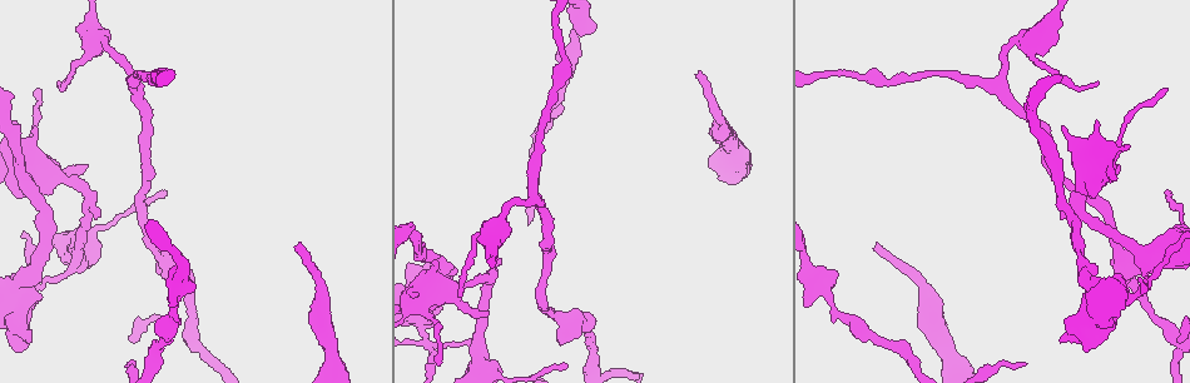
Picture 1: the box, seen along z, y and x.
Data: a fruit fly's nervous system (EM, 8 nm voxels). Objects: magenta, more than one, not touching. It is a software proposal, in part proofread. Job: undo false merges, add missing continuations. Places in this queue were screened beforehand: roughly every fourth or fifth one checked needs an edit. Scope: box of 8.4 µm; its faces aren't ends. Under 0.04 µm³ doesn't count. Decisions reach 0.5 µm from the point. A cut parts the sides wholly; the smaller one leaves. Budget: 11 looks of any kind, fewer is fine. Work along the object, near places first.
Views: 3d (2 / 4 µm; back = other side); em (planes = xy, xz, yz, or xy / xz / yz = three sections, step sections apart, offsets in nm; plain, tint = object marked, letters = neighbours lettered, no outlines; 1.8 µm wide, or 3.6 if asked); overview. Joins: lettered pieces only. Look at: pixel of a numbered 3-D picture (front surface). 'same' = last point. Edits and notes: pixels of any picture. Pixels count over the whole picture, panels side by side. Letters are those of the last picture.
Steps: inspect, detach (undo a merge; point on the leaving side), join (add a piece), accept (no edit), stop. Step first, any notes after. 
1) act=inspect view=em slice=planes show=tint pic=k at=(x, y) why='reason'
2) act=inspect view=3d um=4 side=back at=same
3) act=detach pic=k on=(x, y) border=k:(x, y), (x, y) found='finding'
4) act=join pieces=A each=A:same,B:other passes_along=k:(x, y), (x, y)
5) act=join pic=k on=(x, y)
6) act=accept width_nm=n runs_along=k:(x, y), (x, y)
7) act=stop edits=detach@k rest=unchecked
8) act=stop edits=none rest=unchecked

act=inspect view=3d um=4 pic=1 at=(1062, 338) why='free end'

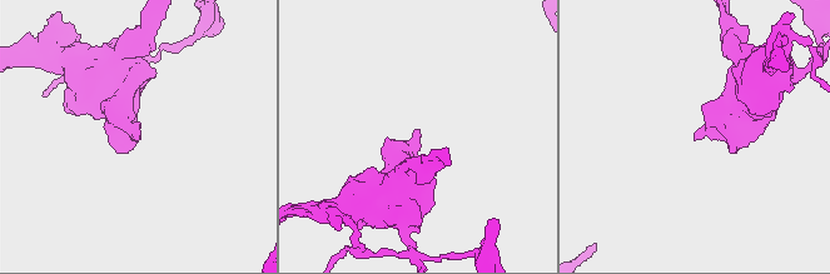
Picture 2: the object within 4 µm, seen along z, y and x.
act=inspect view=em slice=xz step=4 show=letters pic=2 at=(140, 134) why='now the EM'

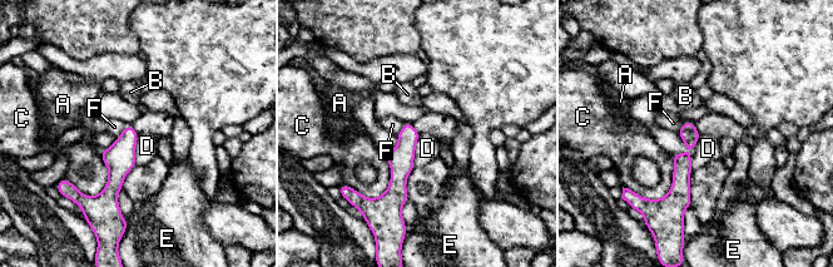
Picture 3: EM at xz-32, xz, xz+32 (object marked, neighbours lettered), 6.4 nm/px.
act=accept each=A:other,B:other,C:other,D:other,E:other,F:other runs_along=3:(689, 124), (679, 209) found='none of them fits'

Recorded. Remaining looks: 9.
act=inspect view=3d um=4 pic=1 at=(95, 215) why='branch stops here'

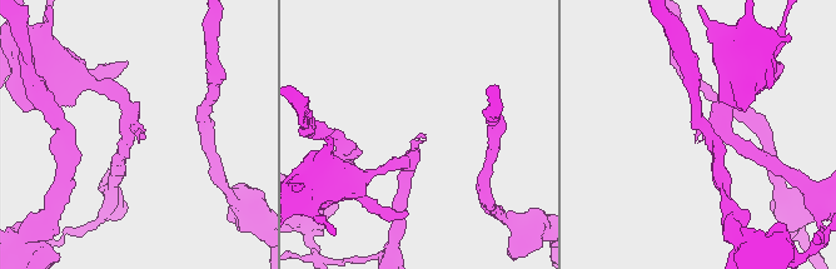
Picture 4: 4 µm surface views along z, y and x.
act=inspect view=em slice=planes show=tint pic=4 at=(697, 143) arm_widths_nm=200,200

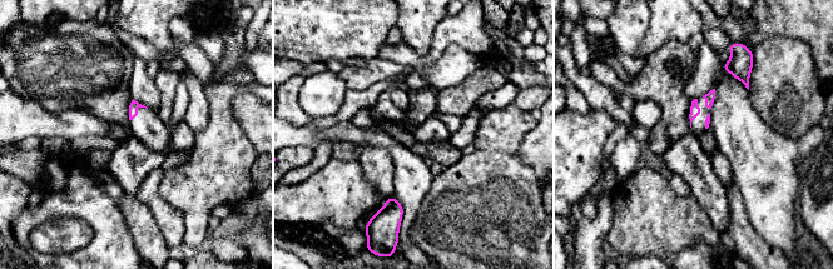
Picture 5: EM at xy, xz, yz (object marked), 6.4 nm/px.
act=inspect view=em slice=planes show=letters at=same

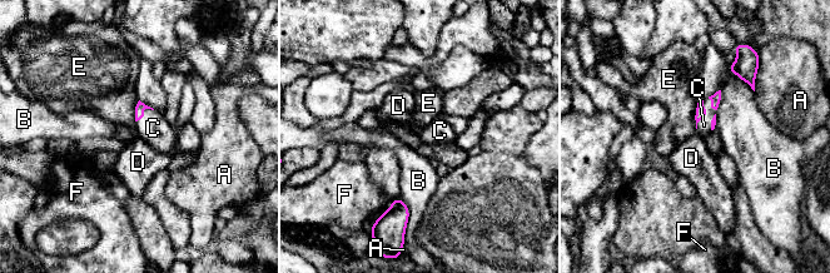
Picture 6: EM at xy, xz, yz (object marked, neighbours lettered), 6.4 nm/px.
act=join pieces=C each=A:other,B:other,C:same,D:other,E:other,F:other passes_along=6:(701, 109), (705, 114), (704, 125) found='it goes on there'

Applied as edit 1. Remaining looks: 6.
act=inspect view=3d um=2 pic=1 at=(298, 248) why='free end'

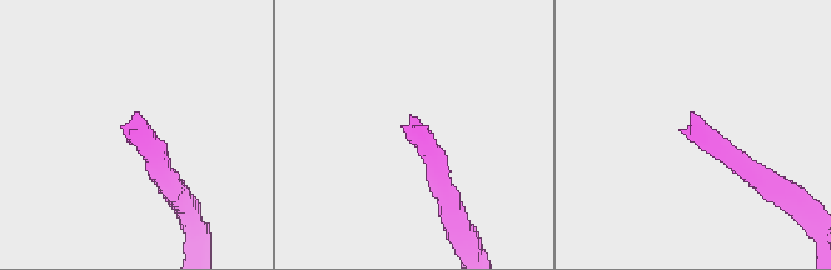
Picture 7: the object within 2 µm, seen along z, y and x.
act=inspect view=em slice=xz step=16 show=letters pic=7 at=(410, 119)

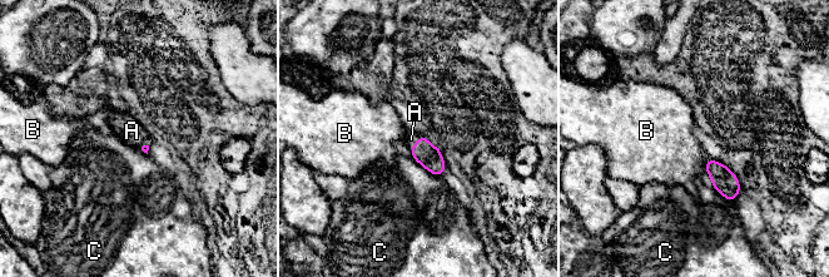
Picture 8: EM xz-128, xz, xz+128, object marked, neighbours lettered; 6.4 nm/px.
act=inspect view=em slice=planes show=letters at=same

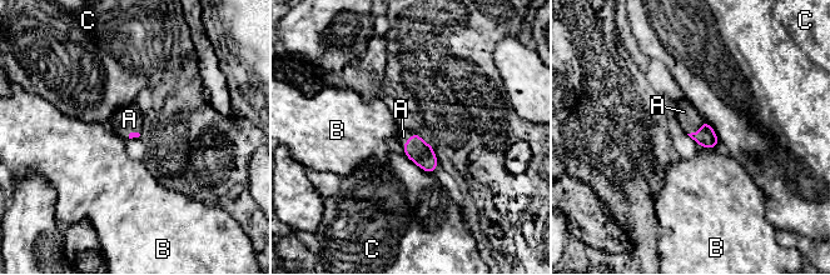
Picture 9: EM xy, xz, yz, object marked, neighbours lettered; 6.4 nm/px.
act=join pieces=A each=A:same,B:other,C:other found='the neuron continues'

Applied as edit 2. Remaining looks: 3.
act=inspect view=overview

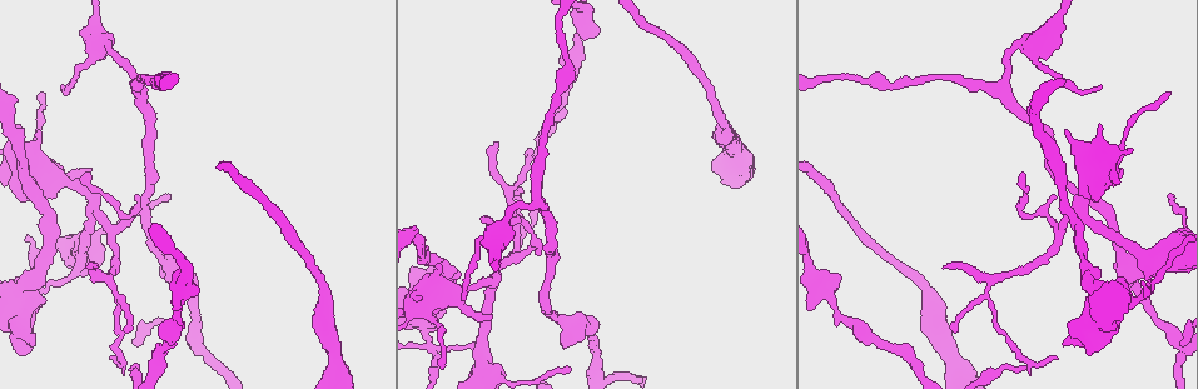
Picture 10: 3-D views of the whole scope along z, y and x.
act=inspect view=em slice=planes show=plain pic=10 at=(945, 267)

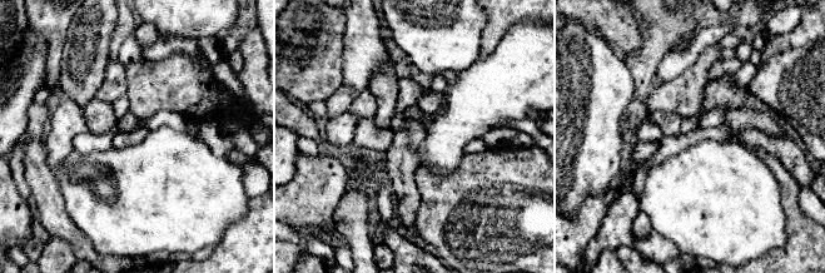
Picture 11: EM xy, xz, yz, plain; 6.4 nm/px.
act=inspect view=em slice=planes show=letters at=same why='see the neighbours'

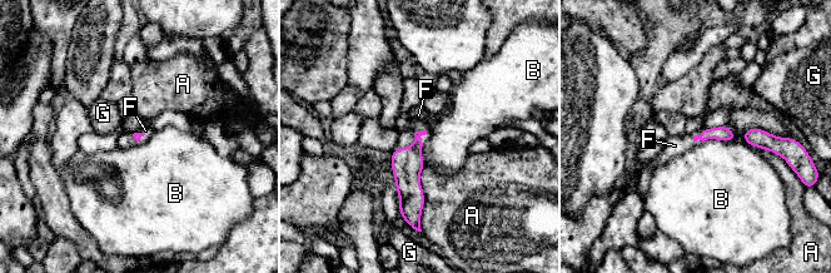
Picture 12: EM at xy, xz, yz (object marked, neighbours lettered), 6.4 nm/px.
act=join pieces=F each=A:other,B:other,F:same,G:other passes_along=12:(407, 163), (414, 133), (418, 115) found='it goes on there'

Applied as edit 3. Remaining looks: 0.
act=stop edits=join@6,join@9,join@12 rest=unchecked

